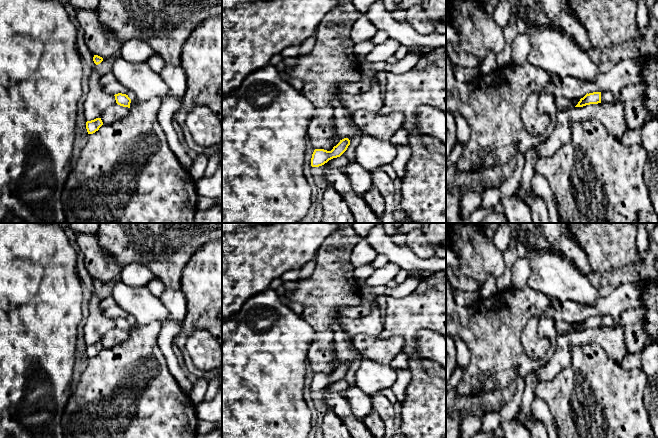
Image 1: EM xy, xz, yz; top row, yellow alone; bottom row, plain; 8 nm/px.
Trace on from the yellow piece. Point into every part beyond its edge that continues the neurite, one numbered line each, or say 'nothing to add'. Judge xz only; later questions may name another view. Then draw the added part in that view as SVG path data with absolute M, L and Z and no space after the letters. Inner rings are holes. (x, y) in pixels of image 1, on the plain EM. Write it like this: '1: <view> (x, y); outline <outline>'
nothing to add

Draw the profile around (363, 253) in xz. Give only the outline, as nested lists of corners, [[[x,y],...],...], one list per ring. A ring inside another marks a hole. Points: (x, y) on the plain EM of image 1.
[[[362,238],[362,240],[352,249],[350,260],[352,265],[357,268],[371,264],[377,255],[377,251],[365,238]]]

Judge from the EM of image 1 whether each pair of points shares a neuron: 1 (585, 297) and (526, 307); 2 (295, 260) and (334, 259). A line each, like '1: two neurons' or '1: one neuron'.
1: two neurons
2: two neurons

